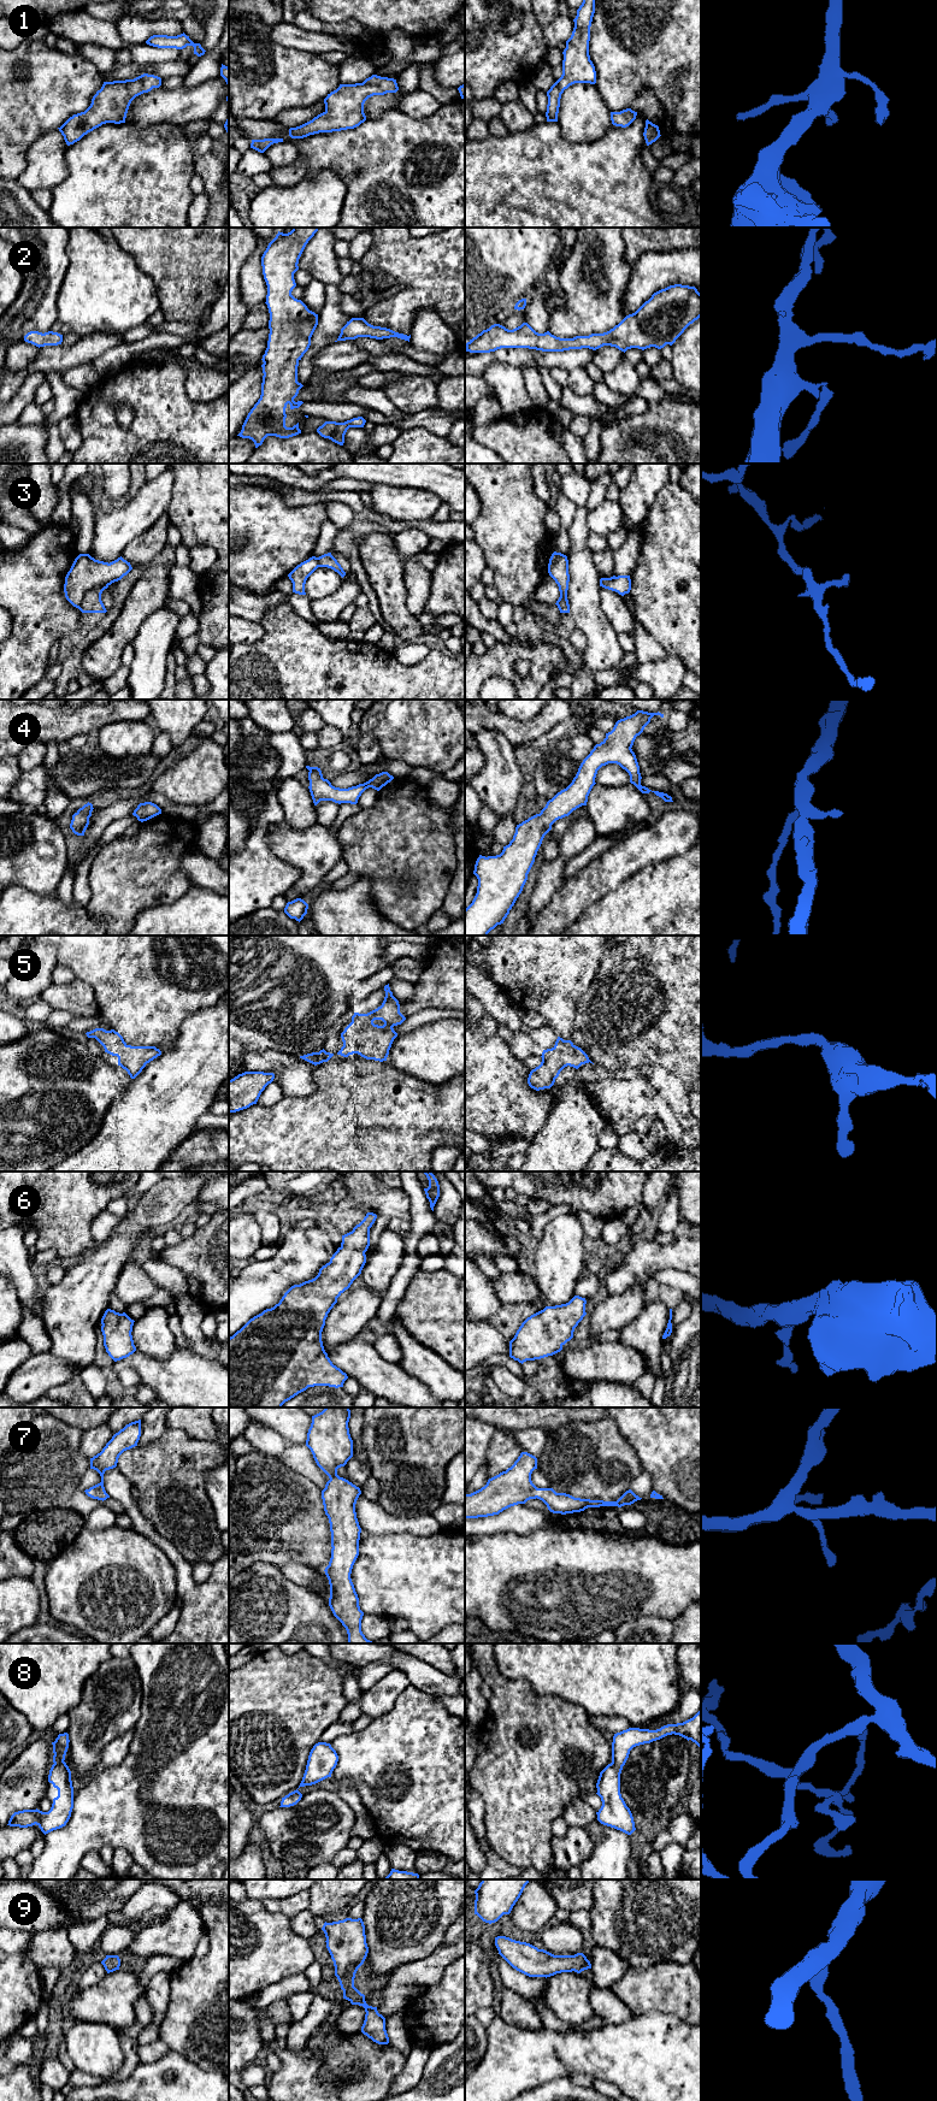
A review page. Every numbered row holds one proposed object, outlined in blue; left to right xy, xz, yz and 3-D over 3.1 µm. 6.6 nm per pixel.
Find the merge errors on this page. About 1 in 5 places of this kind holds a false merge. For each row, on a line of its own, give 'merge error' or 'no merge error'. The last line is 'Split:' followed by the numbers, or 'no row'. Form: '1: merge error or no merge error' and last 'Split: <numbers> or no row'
1: no merge error
2: no merge error
3: no merge error
4: no merge error
5: no merge error
6: no merge error
7: no merge error
8: no merge error
9: no merge error
Split: no row

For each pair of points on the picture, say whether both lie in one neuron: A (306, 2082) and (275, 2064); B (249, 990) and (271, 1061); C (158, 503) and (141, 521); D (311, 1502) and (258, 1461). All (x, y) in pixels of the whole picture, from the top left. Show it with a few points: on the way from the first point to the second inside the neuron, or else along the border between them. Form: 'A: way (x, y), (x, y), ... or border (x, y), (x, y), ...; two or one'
A: border (273, 2052), (280, 2058), (281, 2066), (272, 2073); two
B: border (242, 1052), (281, 1050), (295, 1056); two
C: way (153, 507), (143, 517); one
D: way (298, 1500), (271, 1474); one

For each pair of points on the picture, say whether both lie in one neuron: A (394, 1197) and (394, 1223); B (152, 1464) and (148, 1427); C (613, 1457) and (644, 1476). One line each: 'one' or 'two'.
A: two
B: two
C: two

